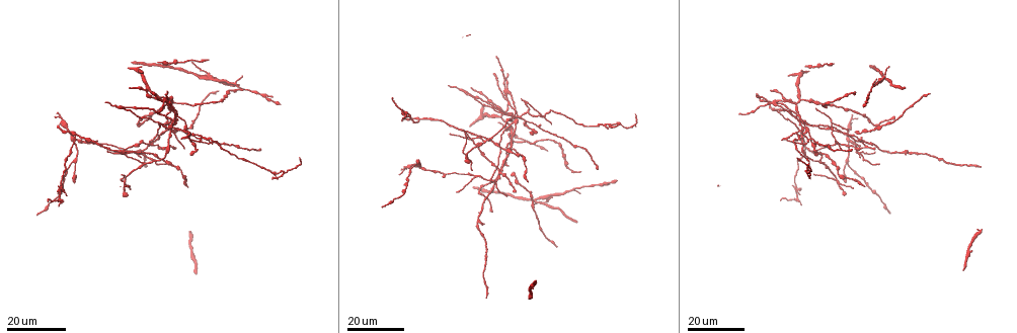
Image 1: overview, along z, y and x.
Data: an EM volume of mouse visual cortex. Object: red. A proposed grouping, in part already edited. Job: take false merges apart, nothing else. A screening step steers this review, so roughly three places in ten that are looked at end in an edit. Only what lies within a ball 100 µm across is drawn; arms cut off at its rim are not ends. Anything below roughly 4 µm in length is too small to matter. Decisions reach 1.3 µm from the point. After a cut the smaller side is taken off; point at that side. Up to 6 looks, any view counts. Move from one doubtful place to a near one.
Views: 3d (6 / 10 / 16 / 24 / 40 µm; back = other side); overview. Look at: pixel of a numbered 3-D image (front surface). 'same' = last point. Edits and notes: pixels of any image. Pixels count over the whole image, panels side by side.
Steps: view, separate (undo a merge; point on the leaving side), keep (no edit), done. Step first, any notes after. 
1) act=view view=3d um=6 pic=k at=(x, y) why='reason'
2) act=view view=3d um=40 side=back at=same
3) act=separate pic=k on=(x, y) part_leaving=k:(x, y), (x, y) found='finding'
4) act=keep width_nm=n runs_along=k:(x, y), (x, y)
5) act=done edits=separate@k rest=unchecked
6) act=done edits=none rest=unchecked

act=view view=3d um=24 pic=1 at=(543, 196)

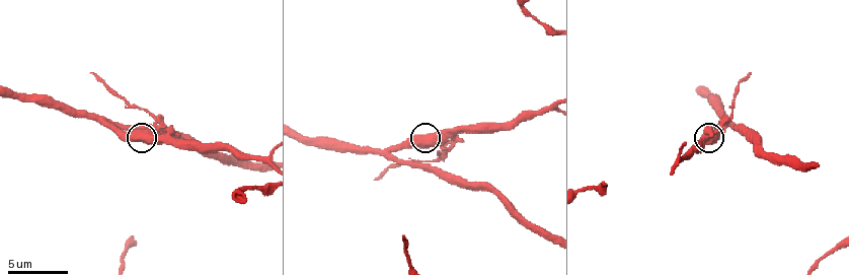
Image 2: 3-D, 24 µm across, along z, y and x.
act=view view=3d um=6 pic=2 at=(714, 136) why='closer look'

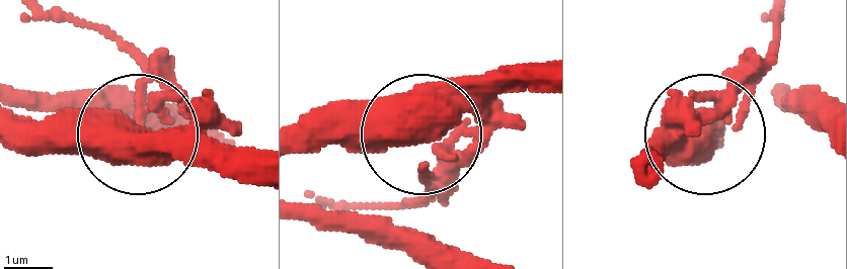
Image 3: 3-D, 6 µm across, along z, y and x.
act=keep side_arm_um=8 found='continuous, no second neuron'

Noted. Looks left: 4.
act=view view=3d um=24 pic=1 at=(474, 174) why='three-way junction'

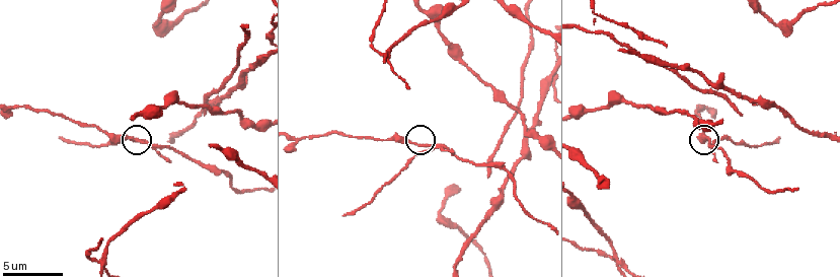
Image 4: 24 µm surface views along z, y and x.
act=view view=3d um=10 pic=4 at=(424, 147) why='zoom in'

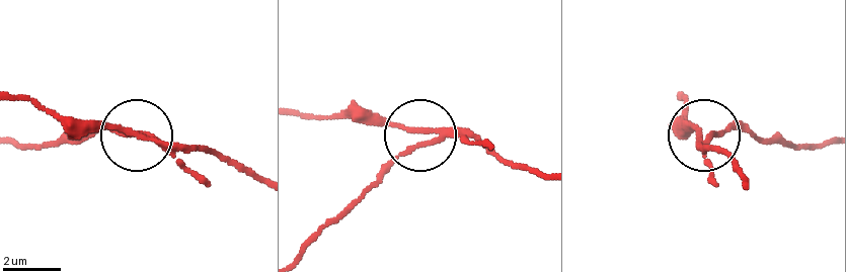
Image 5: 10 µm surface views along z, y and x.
act=keep width_nm=180 found='one neuron here'

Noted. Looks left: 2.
act=view view=3d um=24 pic=1 at=(75, 135) why='three arms meet'

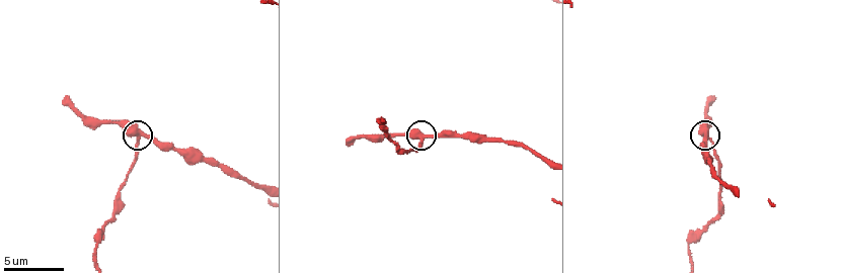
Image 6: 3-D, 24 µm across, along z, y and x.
act=view view=3d um=6 pic=6 at=(423, 140) why='closer look'

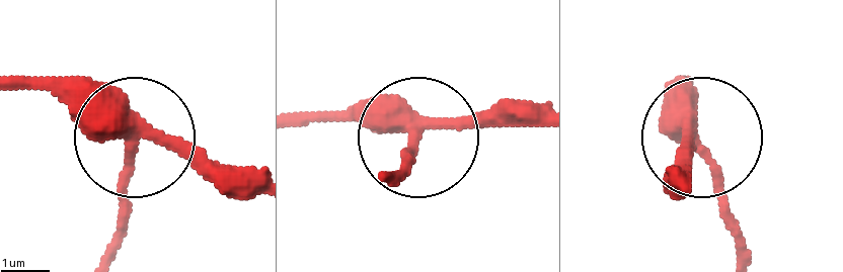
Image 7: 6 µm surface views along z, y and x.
act=separate pic=7 on=(132, 209) width_nm=310 found='two neurons meet here'

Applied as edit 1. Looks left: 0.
act=done edits=separate@7 rest=unchecked

